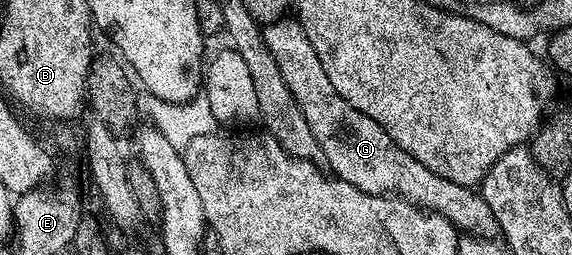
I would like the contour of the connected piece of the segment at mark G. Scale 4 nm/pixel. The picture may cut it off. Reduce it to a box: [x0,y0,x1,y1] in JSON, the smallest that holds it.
[262,16,499,236]

